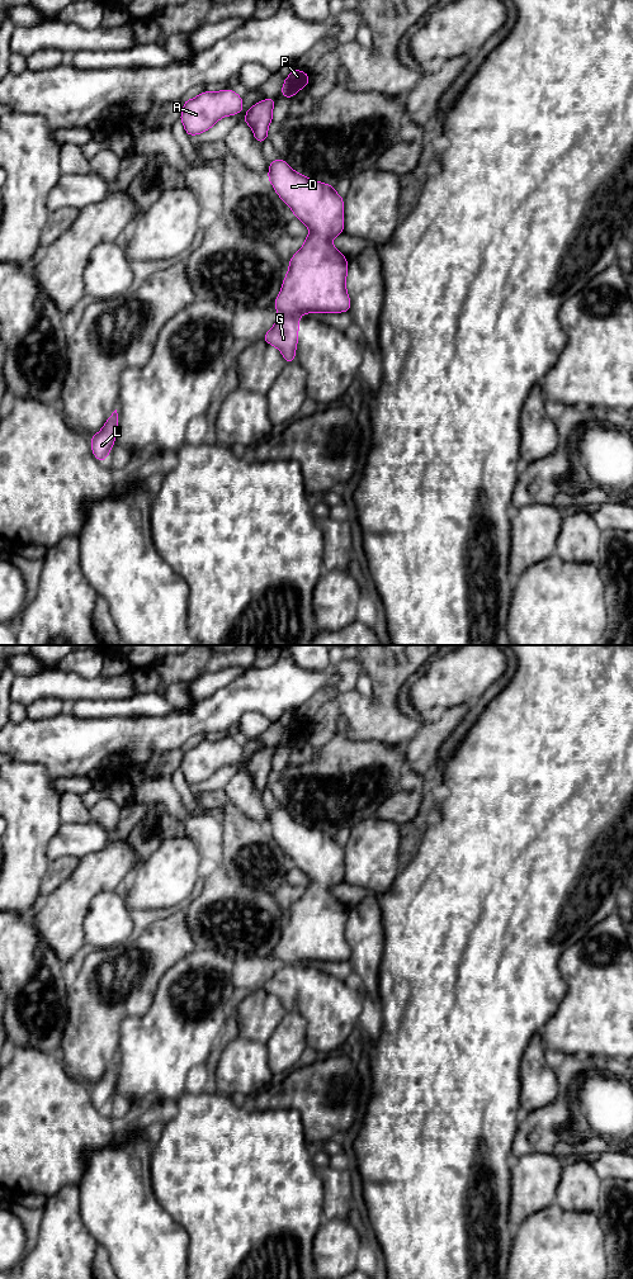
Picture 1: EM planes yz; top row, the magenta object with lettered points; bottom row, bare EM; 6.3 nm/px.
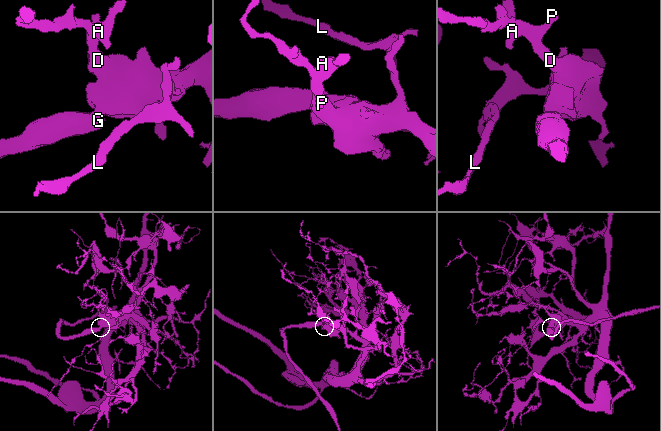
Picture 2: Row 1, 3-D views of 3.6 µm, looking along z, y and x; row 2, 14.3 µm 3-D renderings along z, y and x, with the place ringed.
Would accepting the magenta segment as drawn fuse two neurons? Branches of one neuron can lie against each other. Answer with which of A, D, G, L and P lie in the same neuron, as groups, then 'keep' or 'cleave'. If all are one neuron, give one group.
groups A D L P / G; cleave

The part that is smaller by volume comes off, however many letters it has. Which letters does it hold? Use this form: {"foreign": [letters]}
{"foreign": ["G"]}

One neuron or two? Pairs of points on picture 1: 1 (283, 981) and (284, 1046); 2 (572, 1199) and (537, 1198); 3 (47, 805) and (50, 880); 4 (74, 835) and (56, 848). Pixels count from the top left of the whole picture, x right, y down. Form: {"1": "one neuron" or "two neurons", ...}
{"1": "two neurons", "2": "two neurons", "3": "two neurons", "4": "one neuron"}

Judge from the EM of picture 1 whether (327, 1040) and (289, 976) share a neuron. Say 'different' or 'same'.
same

